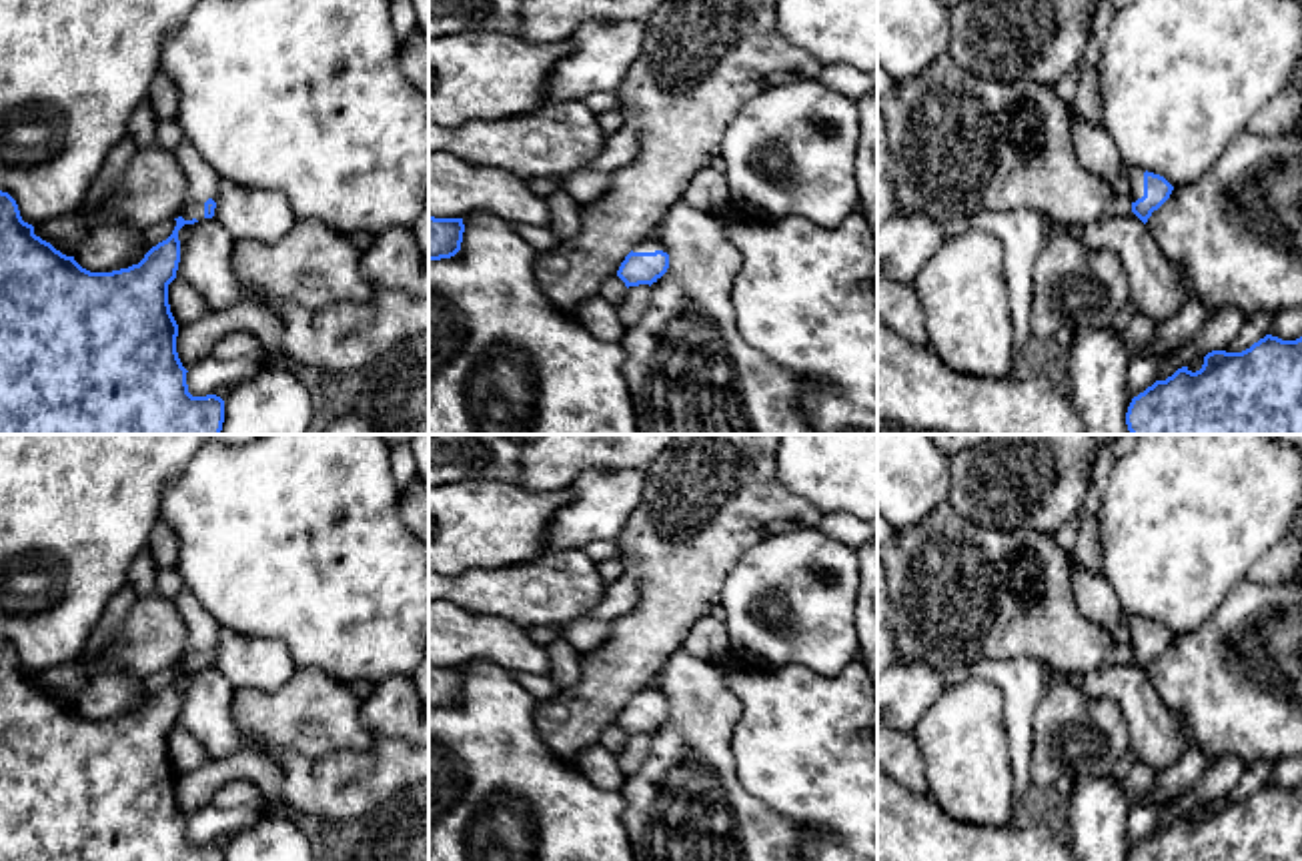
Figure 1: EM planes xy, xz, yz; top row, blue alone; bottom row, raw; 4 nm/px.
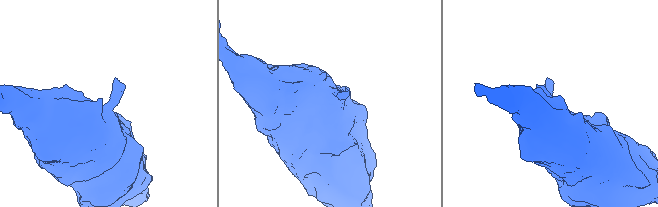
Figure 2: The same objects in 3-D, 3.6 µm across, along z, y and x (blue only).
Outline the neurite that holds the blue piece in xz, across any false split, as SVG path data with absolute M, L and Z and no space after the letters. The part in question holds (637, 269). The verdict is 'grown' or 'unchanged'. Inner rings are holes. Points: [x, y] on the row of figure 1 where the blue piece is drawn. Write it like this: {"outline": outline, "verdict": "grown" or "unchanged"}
{"outline": "M651 234L639 242L621 262L617 276L625 286L653 284L669 268L669 254L663 242Z", "verdict": "grown"}

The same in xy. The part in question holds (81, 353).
{"outline": "M182 138L174 158L186 176L186 198L172 234L138 264L90 272L34 234L16 200L0 190L0 435L220 435L224 400L192 396L176 352L178 324L168 304L168 284L180 262L178 230L214 216L218 172Z", "verdict": "grown"}

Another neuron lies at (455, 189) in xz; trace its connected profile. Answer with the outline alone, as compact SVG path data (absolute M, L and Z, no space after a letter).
M429 150L429 216L463 218L471 212L491 212L513 226L547 228L551 210L545 196L499 166L475 166Z

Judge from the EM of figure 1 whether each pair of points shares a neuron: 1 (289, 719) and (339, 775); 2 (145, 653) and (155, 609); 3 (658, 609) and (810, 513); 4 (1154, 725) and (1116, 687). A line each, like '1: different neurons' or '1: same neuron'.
1: different neurons
2: same neuron
3: same neuron
4: same neuron

